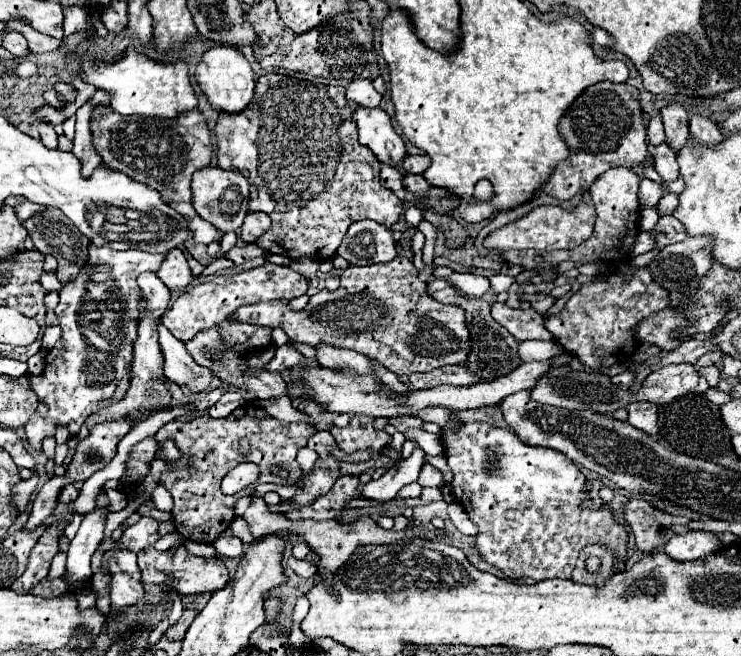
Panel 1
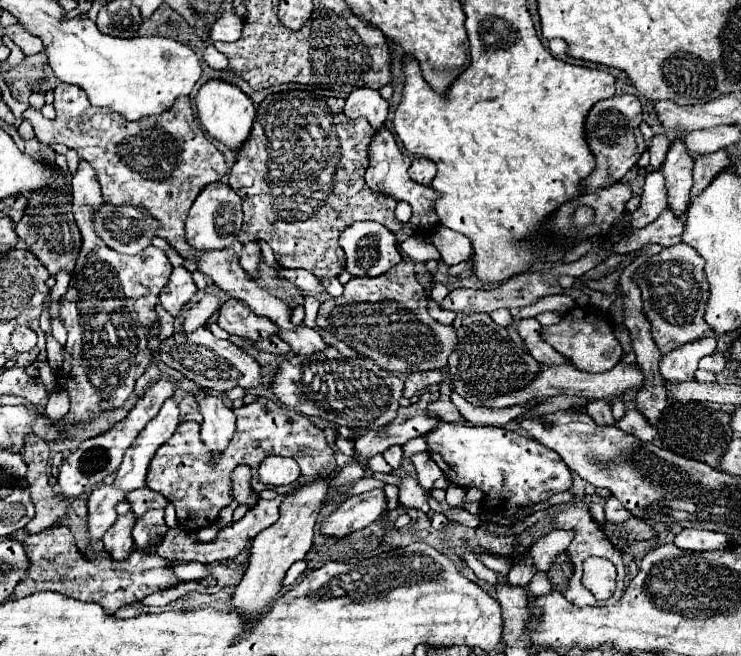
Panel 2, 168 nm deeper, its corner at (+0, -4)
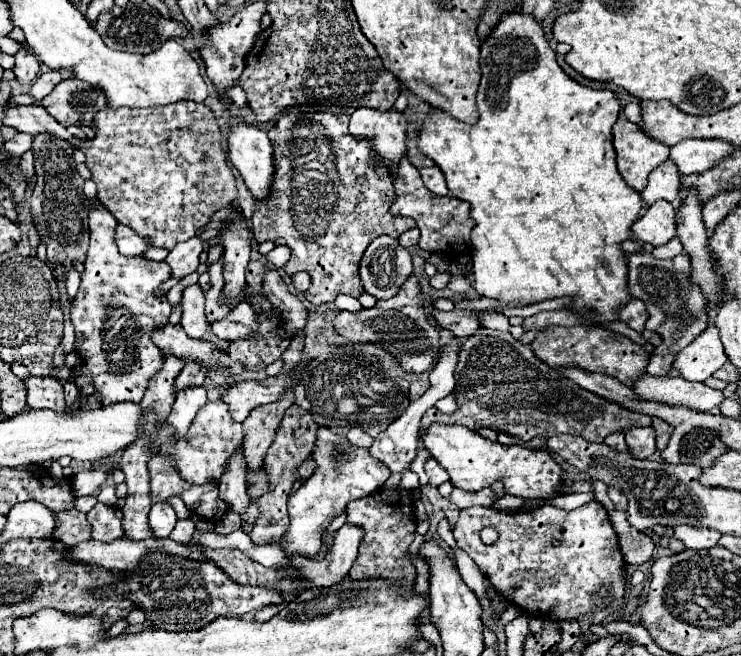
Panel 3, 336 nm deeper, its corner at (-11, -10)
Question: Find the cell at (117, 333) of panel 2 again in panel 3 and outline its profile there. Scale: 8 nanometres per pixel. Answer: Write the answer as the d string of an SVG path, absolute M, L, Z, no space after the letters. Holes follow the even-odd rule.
M88 199L90 215L90 249L88 257L84 261L84 275L80 289L76 297L72 299L72 325L76 329L76 353L88 367L92 375L94 391L100 395L102 405L114 405L122 401L140 403L144 397L144 391L148 387L148 381L156 371L160 371L160 365L164 365L162 351L152 343L152 333L160 331L168 323L168 317L172 313L172 307L164 295L156 295L154 289L158 289L164 281L172 277L172 271L166 261L150 261L146 257L124 257L118 253L118 247L114 243L114 225L118 225L116 217L100 203L100 199Z

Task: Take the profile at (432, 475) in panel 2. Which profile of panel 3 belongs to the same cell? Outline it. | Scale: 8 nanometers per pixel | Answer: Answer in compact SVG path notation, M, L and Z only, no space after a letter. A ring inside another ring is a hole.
M428 459L424 469L426 469L428 477L430 477L430 481L428 481L430 487L436 487L436 489L438 489L442 483L448 481L448 473L444 471L444 467L440 467L440 465L436 463L436 459Z

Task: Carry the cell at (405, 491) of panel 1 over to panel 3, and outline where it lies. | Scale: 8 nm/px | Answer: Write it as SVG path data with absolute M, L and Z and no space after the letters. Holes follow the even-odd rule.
M326 427L318 429L318 439L314 447L314 459L318 463L312 477L288 499L288 535L278 543L286 555L314 557L322 547L322 535L326 527L344 511L344 507L360 497L370 495L390 477L388 467L378 459L372 459L368 449L352 445L346 437L332 433Z

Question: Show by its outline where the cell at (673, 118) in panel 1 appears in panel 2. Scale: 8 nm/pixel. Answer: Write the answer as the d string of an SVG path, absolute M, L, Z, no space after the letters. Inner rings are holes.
M673 143L663 165L663 175L667 183L667 207L673 209L677 217L683 217L691 203L689 197L689 189L693 185L691 171L693 171L693 159L689 157L687 149L679 143Z

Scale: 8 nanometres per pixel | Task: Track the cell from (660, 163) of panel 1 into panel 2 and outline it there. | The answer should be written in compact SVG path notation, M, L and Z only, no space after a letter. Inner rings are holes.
M661 169L657 173L647 173L639 207L631 213L631 227L641 229L653 223L659 217L659 213L667 209L665 197L667 193L665 193L665 179Z

